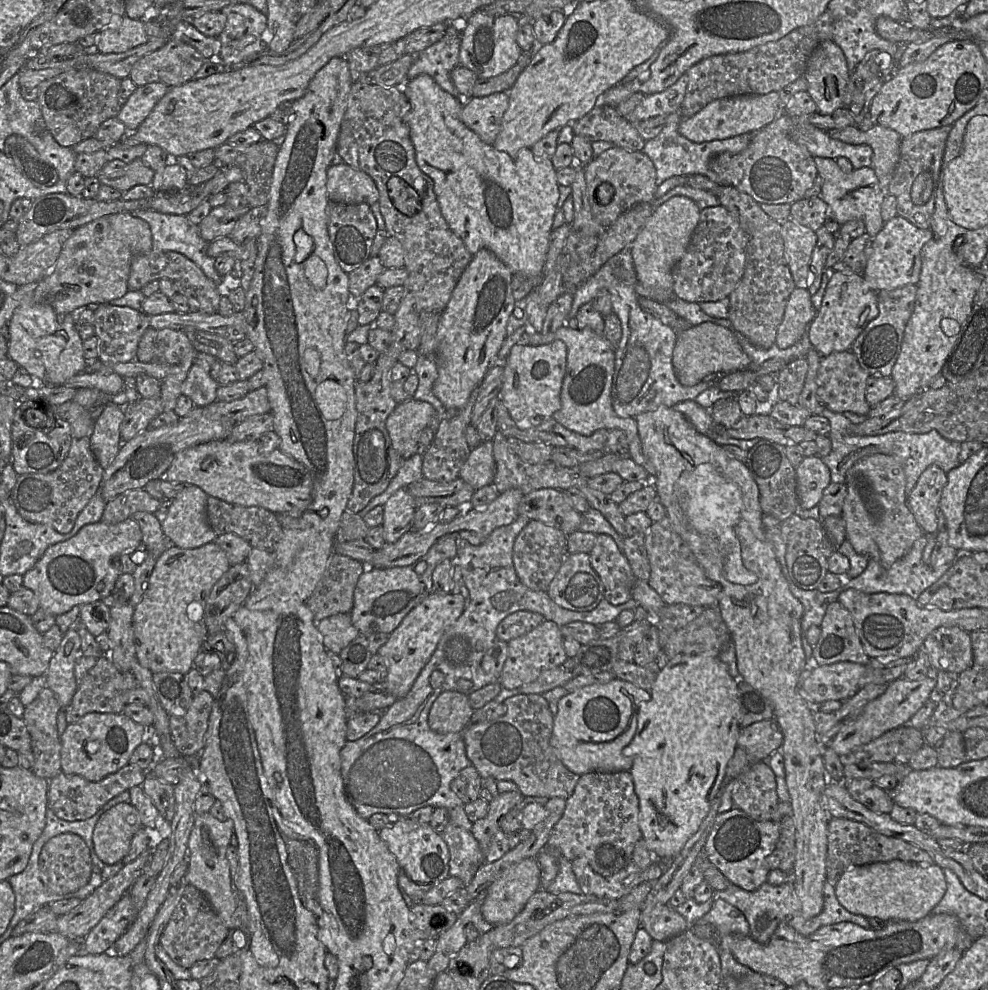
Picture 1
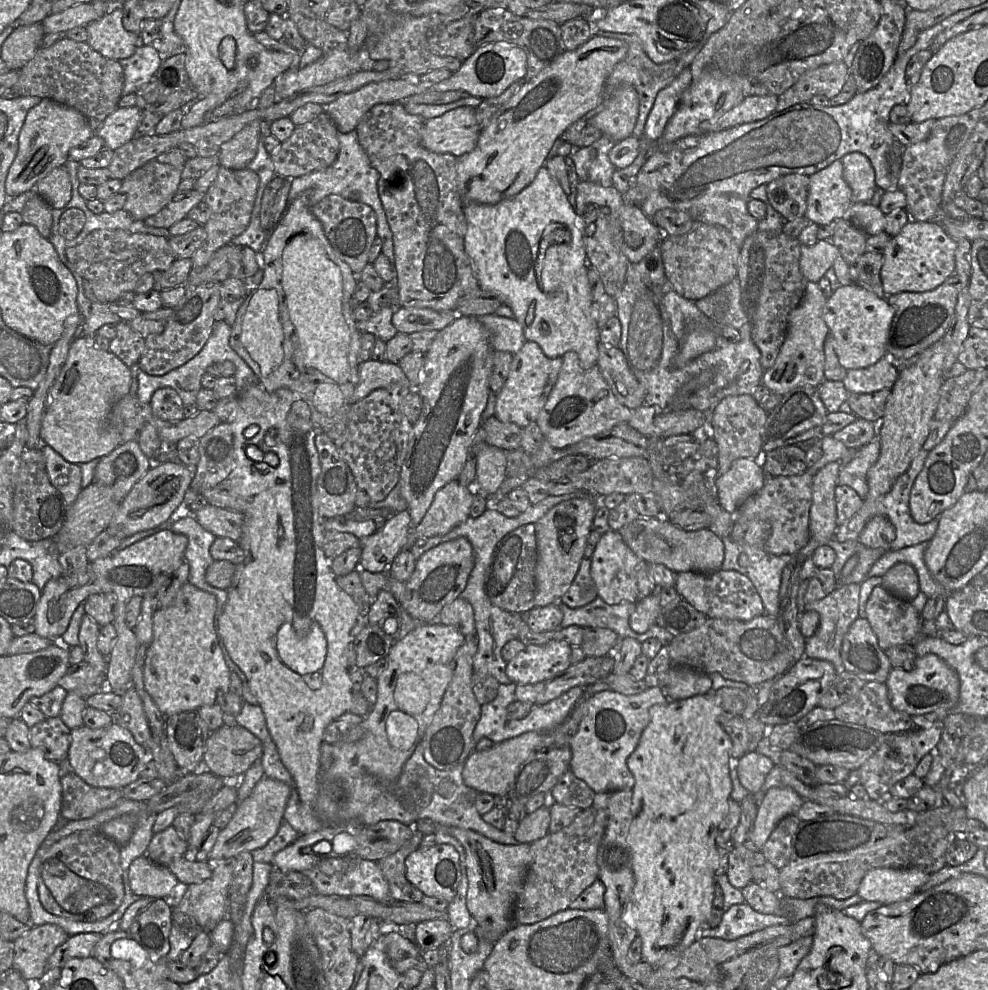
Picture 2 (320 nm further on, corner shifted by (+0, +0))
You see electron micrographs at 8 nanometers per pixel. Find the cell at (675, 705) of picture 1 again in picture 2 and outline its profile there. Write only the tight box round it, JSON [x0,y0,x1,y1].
[624,691,738,969]

